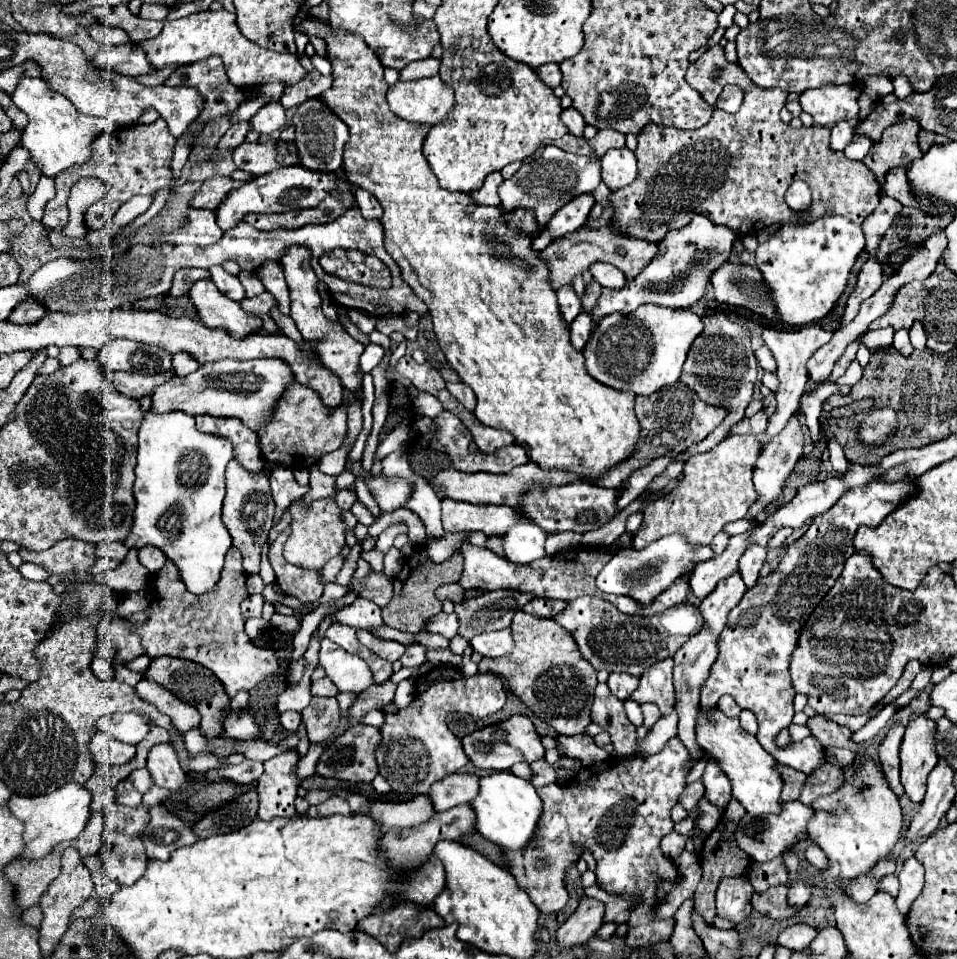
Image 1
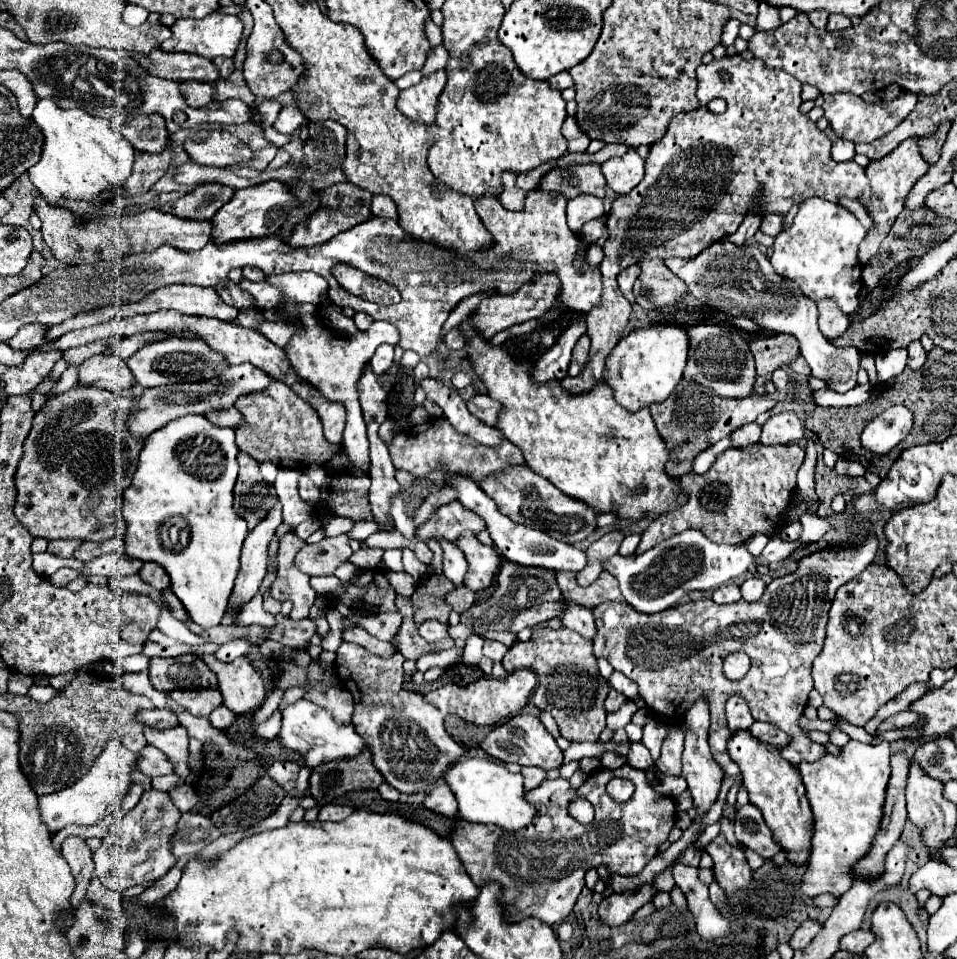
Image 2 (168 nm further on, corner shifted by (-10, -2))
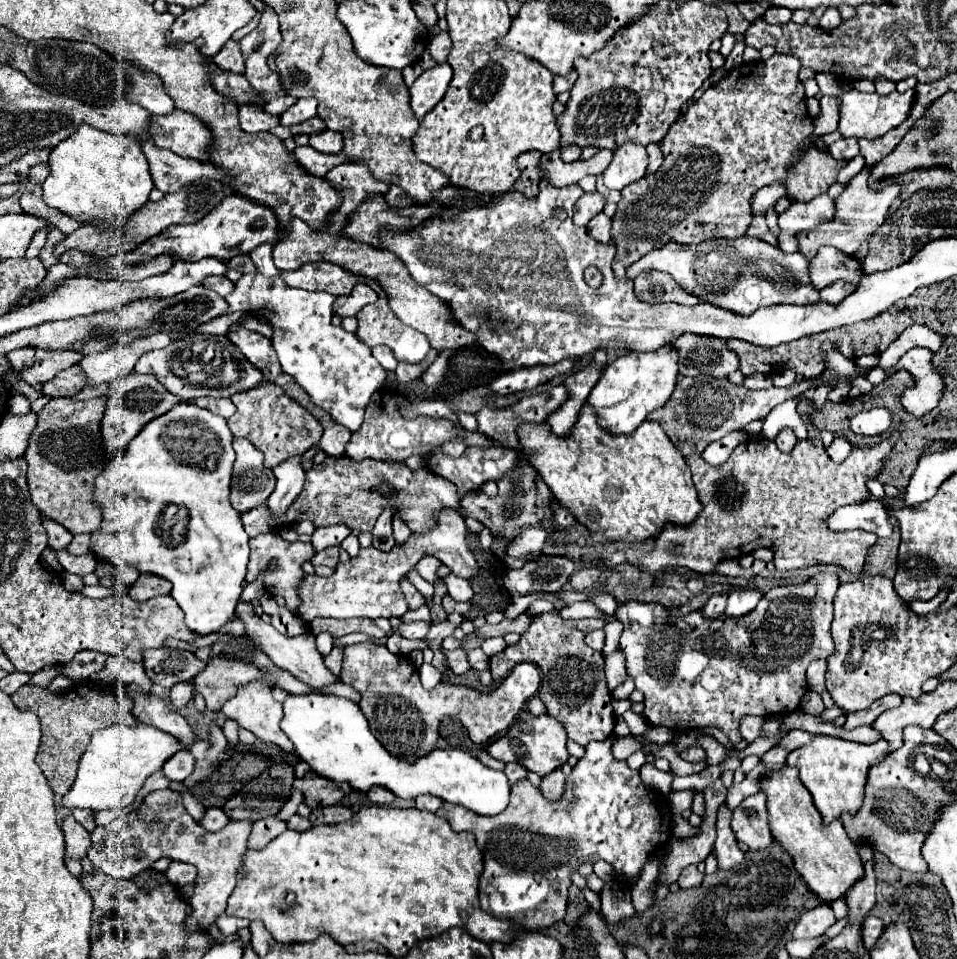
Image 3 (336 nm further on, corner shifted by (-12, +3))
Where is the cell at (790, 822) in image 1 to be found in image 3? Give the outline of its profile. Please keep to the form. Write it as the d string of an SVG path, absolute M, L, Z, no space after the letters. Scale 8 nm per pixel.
M757 793L741 801L741 805L733 811L731 829L737 841L743 841L749 849L765 849L771 845L773 835L769 829L765 793Z

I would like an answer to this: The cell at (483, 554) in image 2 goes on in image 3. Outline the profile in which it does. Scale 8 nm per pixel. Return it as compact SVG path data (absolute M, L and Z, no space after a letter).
M441 509L435 527L427 533L411 533L409 541L403 547L393 547L389 553L381 553L373 547L361 549L357 557L349 559L347 563L339 563L333 577L317 577L317 575L305 575L299 583L299 599L301 605L297 607L295 615L311 623L315 617L333 617L333 619L353 619L353 617L403 617L403 613L409 609L407 601L399 589L399 581L407 571L411 571L417 561L425 555L437 557L441 563L445 563L453 575L471 579L479 567L477 561L467 545L467 527L465 519L455 509Z

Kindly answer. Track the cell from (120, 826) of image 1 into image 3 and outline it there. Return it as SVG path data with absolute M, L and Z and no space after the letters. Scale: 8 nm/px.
M163 789L151 793L139 809L115 819L113 823L97 825L91 833L91 847L87 849L87 857L97 869L111 877L115 875L117 879L133 879L165 855L169 855L173 861L195 865L197 879L195 891L191 895L193 913L187 919L187 933L201 929L207 933L209 923L225 911L227 899L237 885L237 871L247 851L251 827L253 821L229 821L229 825L217 833L205 831L185 811L181 795L171 789Z

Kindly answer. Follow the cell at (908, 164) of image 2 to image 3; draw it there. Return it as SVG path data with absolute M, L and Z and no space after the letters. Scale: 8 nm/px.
M863 169L847 183L845 191L835 199L835 215L827 225L819 225L811 231L797 235L799 253L813 259L817 255L819 247L831 245L831 247L839 249L841 253L849 255L849 253L855 253L863 245L863 241L867 241L883 225L883 221L887 219L887 213L889 213L889 205L899 197L901 189L897 189L897 185L891 185L889 189L873 191L867 187L869 173L871 173L871 169Z

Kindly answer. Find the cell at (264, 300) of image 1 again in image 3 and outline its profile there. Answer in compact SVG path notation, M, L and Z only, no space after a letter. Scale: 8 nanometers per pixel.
M209 275L203 279L203 287L213 289L215 293L219 293L221 297L227 297L233 291L233 283L227 277L219 277L219 275Z

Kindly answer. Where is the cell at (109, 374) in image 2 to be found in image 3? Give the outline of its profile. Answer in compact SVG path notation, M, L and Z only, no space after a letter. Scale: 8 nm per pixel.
M75 365L69 371L61 371L57 377L53 377L53 381L47 381L41 393L49 399L69 397L81 391L83 387L85 387L85 377L81 377L81 365Z

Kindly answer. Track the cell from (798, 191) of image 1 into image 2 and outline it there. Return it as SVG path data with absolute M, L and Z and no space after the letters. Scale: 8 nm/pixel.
M807 198L799 204L791 228L775 238L771 264L777 274L797 282L801 292L815 304L821 300L833 300L841 312L851 314L859 304L861 262L857 254L865 234L861 222L841 204L823 198Z

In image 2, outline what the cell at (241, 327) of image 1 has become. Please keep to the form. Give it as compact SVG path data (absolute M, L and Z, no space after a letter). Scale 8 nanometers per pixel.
M163 286L163 290L155 290L153 294L149 294L147 298L143 298L141 302L135 304L121 304L121 306L107 306L103 310L95 310L95 312L83 312L77 314L75 318L69 318L61 324L55 324L47 330L47 340L49 338L59 338L69 330L79 330L79 328L87 328L87 326L95 326L101 324L105 320L111 318L127 318L127 316L137 316L137 314L151 314L151 312L159 312L159 310L177 310L181 314L195 314L195 316L207 316L207 318L219 318L225 322L233 322L239 314L239 310L235 310L233 306L227 306L219 294L215 292L215 288L203 288L203 286Z

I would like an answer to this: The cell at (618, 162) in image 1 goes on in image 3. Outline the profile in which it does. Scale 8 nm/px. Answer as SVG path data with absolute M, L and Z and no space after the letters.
M623 143L613 149L613 159L609 167L603 171L605 187L623 189L645 175L647 169L647 151L637 143Z

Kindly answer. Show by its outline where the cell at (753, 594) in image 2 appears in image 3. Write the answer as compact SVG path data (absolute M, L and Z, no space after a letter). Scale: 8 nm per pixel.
M735 591L727 597L727 607L725 607L725 615L727 617L743 617L747 613L751 613L759 599L761 599L761 591Z

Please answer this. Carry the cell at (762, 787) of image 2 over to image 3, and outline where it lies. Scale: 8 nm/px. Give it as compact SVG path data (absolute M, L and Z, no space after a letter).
M783 765L779 771L773 771L761 779L761 791L767 795L769 825L775 841L779 841L795 861L795 869L801 873L809 889L821 897L825 903L835 899L845 899L851 885L865 877L863 861L857 847L849 841L849 835L841 821L835 819L833 827L825 827L821 813L813 805L811 793L797 781L797 769Z

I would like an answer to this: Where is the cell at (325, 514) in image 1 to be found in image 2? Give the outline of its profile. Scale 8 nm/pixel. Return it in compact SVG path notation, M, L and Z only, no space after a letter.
M339 534L333 538L323 538L319 544L305 544L297 556L295 566L309 576L329 576L353 554L349 546L349 536Z

